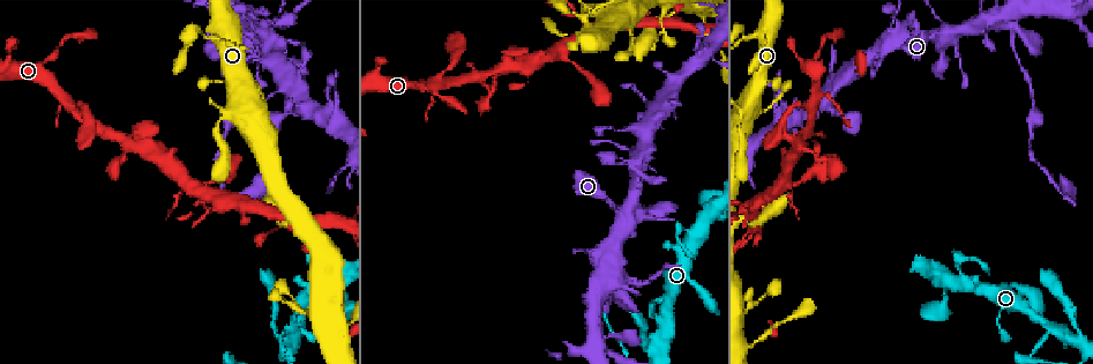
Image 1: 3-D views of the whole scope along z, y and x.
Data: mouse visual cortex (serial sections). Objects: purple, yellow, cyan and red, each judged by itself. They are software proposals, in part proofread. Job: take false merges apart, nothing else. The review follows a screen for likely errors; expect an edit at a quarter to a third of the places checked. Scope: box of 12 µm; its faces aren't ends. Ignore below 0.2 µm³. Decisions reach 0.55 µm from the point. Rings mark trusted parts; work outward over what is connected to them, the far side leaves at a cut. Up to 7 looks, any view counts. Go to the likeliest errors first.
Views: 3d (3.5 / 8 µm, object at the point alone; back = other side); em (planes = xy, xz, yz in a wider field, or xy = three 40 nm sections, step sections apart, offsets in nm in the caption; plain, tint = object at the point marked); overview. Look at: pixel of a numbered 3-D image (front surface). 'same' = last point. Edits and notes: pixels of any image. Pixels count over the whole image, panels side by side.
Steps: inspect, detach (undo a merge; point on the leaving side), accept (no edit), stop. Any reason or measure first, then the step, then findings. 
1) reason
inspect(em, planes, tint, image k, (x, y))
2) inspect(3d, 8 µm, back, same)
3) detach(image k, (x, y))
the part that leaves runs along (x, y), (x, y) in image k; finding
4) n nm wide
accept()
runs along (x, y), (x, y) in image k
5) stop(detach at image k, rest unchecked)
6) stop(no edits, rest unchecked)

small branch off a trunk
inspect(3d, 8 µm, image 1, (621, 216))

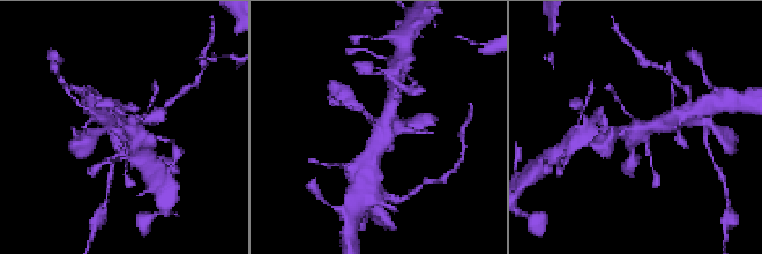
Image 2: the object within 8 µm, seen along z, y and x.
inspect(3d, 3.5 µm, back, image 2, (379, 126))

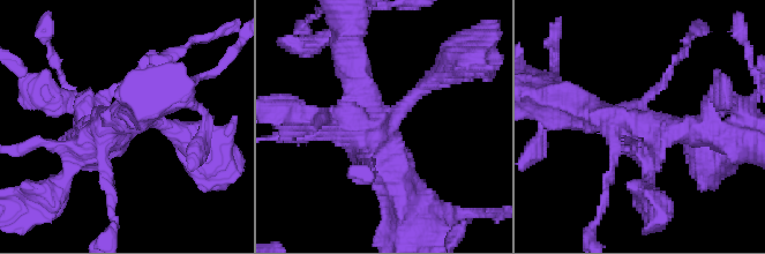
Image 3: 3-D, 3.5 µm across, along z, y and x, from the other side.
accept()
all the same cell

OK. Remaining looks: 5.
sharp bend
inspect(em, xy, step 5, tint, image 1, (619, 278))

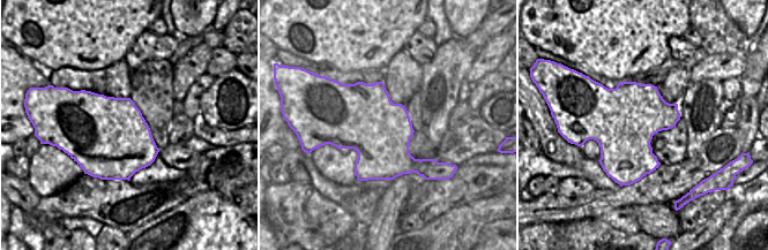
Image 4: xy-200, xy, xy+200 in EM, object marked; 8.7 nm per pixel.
inspect(3d, 3.5 µm, back, same)

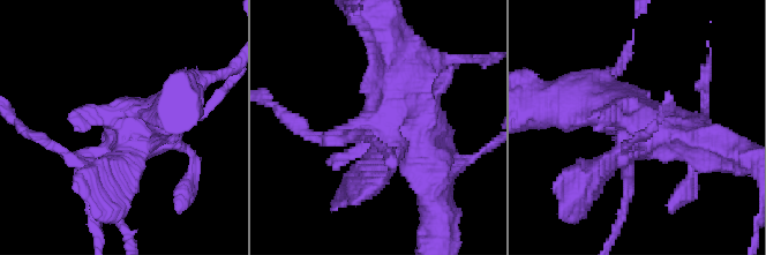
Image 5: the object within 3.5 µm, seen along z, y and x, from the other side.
detach(image 5, (68, 159))
a second cell is stuck on

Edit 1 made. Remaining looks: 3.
inspect(overview)

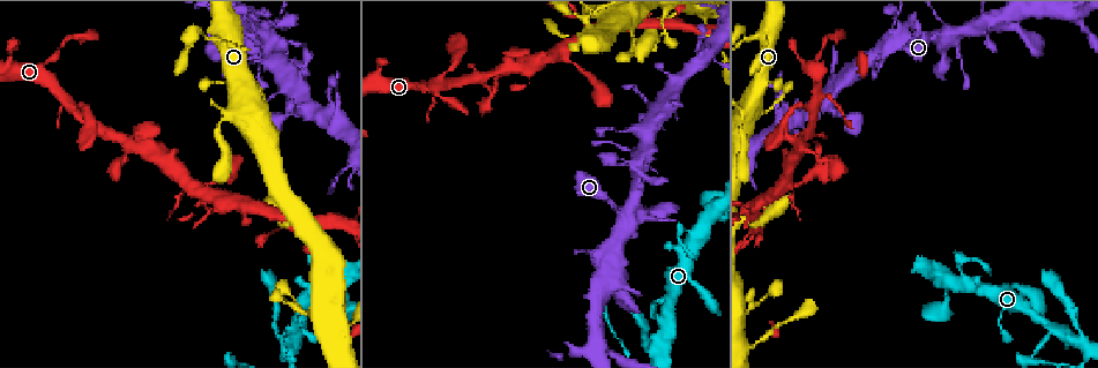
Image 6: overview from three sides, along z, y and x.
a narrow waist
inspect(3d, 3.5 µm, image 6, (755, 343))

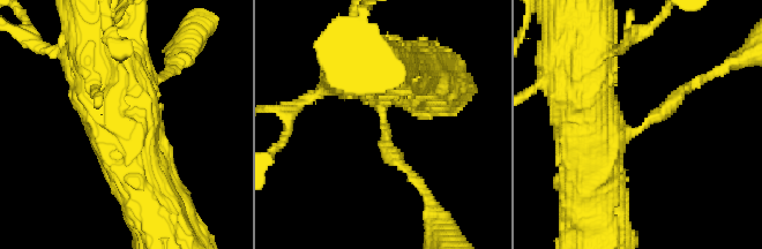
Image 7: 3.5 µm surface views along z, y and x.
inspect(em, xy, step 2, tint, image 7, (384, 125))

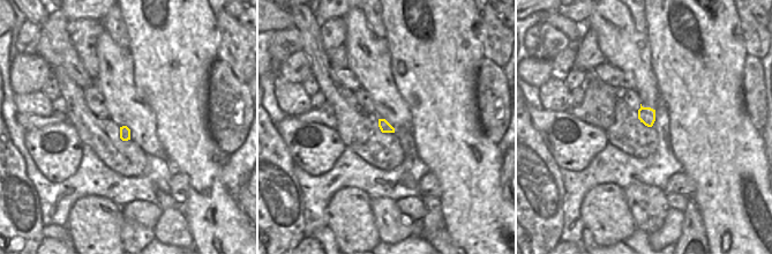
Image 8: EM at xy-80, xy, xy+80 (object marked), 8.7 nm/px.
arms of 200, 800 nm
accept()
runs along (370, 65), (388, 153), (412, 176) in image 7; one cell here

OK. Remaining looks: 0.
stop(detach at image 5, rest unchecked)

